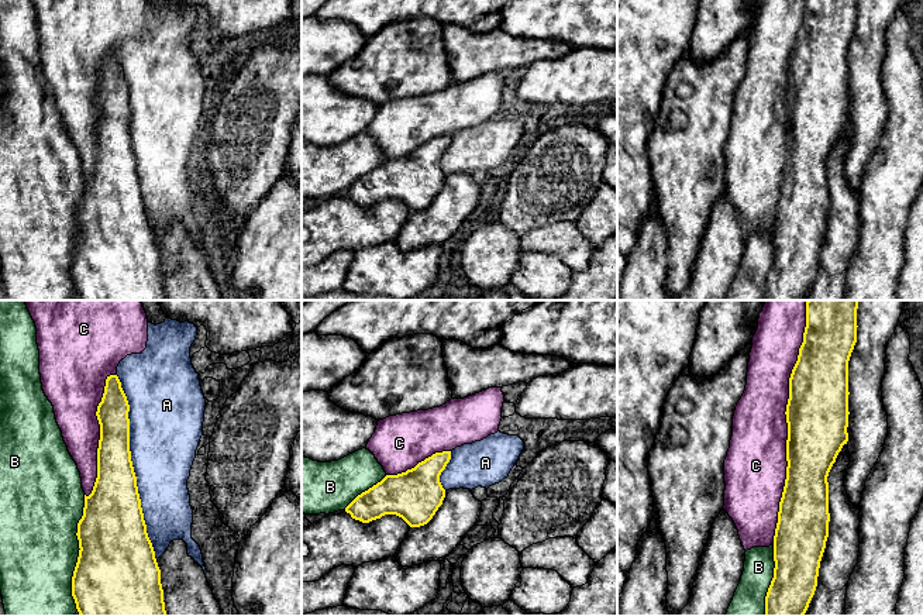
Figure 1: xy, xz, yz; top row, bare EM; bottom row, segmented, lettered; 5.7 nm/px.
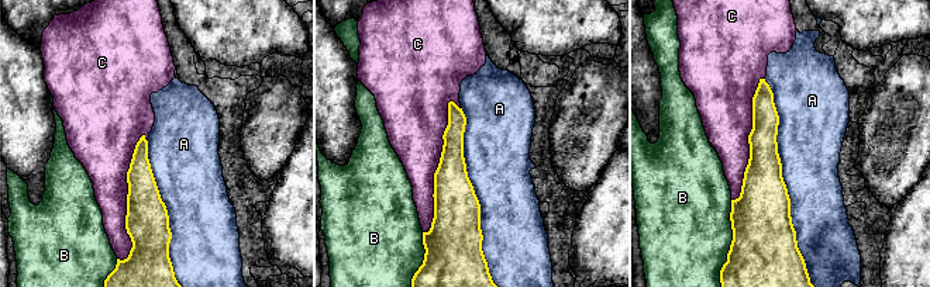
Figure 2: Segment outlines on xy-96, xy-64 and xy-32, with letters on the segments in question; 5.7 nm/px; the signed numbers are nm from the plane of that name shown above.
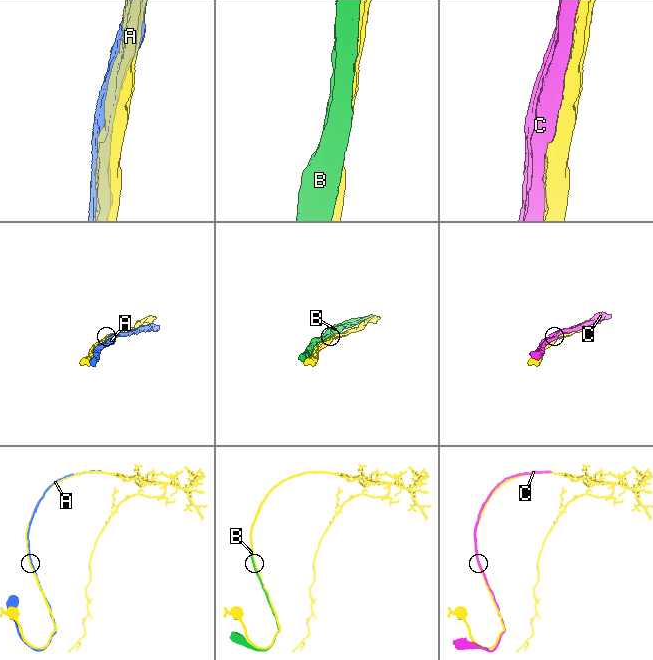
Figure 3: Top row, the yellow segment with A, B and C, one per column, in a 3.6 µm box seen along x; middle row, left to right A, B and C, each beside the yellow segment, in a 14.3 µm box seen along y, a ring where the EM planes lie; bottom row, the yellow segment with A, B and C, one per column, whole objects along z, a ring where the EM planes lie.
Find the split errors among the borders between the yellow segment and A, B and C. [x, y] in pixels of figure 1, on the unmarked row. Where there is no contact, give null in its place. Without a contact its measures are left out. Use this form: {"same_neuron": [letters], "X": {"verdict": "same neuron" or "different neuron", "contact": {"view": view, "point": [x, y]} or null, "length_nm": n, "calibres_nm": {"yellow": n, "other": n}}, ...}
{"same_neuron": [], "A": {"verdict": "different neuron", "contact": {"view": "xy", "point": [133, 152]}, "length_nm": 1100, "calibres_nm": {"yellow": 300, "other": 400}}, "B": {"verdict": "different neuron", "contact": {"view": "xy", "point": [79, 237]}, "length_nm": 650, "calibres_nm": {"yellow": 480, "other": 440}}, "C": {"verdict": "different neuron", "contact": {"view": "yz", "point": [788, 113]}, "length_nm": 1300, "calibres_nm": {"yellow": 360, "other": 340}}}

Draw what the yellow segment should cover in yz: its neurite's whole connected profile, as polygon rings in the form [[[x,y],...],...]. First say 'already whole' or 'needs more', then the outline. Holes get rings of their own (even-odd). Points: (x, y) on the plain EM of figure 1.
already whole; [[[806,0],[803,27],[789,62],[786,164],[774,220],[774,262],[765,300],[803,300],[814,279],[829,221],[829,156],[848,125],[848,45],[857,27],[857,0]]]

